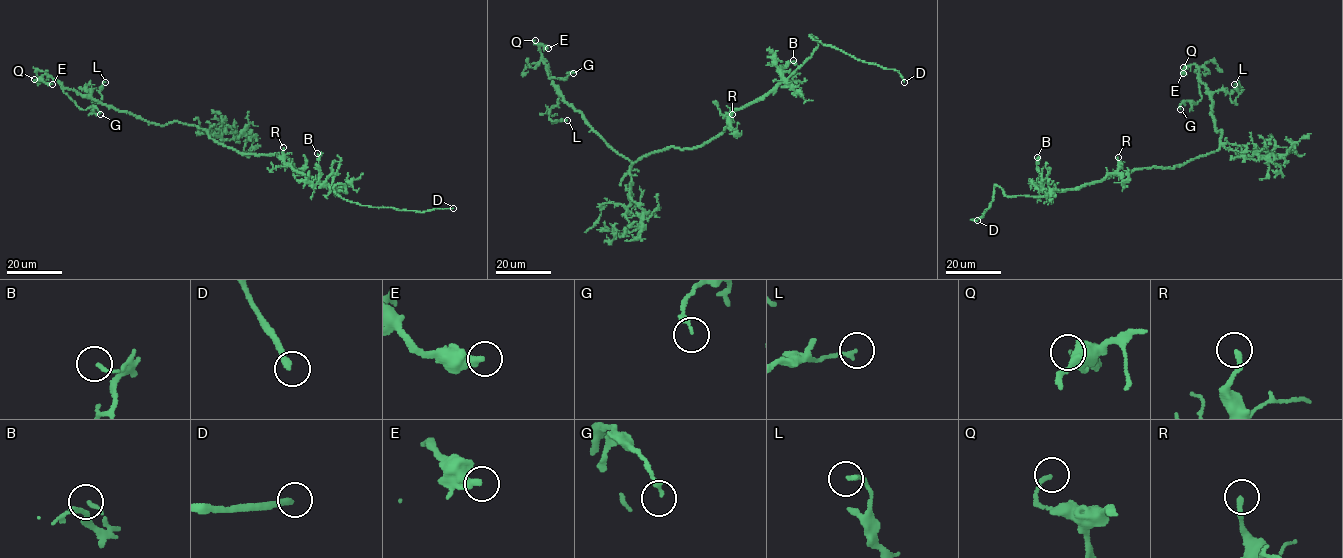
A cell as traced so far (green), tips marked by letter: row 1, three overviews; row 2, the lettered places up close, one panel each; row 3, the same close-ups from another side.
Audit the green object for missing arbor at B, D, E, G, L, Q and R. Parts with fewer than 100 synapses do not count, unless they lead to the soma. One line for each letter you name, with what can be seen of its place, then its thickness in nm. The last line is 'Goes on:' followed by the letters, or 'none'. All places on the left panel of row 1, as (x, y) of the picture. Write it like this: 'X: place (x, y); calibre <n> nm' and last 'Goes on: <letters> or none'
D: place (453, 208); calibre 260 nm
Goes on: D

